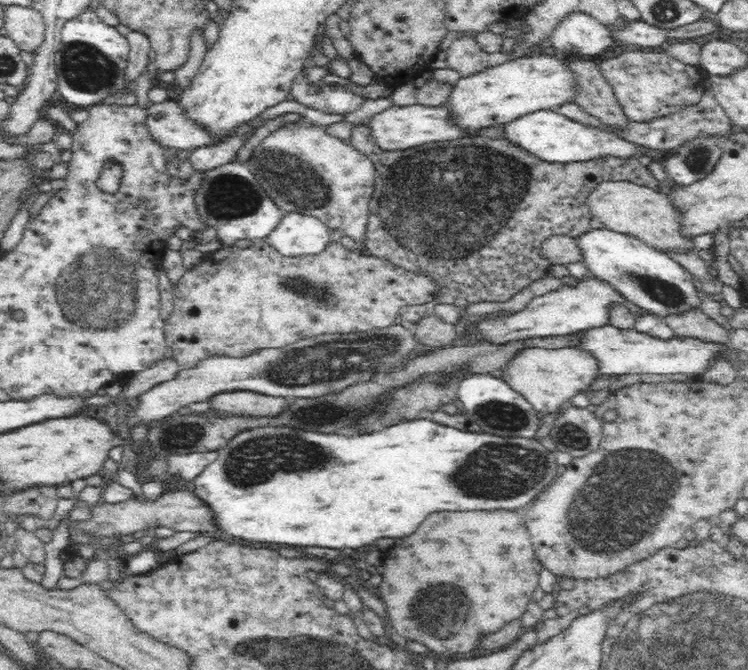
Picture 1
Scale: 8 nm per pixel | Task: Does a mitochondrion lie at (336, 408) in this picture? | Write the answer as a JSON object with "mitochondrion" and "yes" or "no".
{"mitochondrion":"yes"}

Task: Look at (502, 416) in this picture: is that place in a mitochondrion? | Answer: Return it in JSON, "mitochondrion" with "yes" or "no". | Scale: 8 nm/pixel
{"mitochondrion":"yes"}

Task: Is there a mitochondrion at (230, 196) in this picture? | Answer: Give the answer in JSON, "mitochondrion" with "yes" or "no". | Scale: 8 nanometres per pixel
{"mitochondrion":"yes"}

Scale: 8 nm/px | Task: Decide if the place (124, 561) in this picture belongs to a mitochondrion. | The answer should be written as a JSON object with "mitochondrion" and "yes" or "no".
{"mitochondrion":"no"}

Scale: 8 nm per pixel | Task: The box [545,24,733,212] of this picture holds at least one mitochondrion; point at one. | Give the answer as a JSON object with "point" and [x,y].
{"point":[698,159]}

